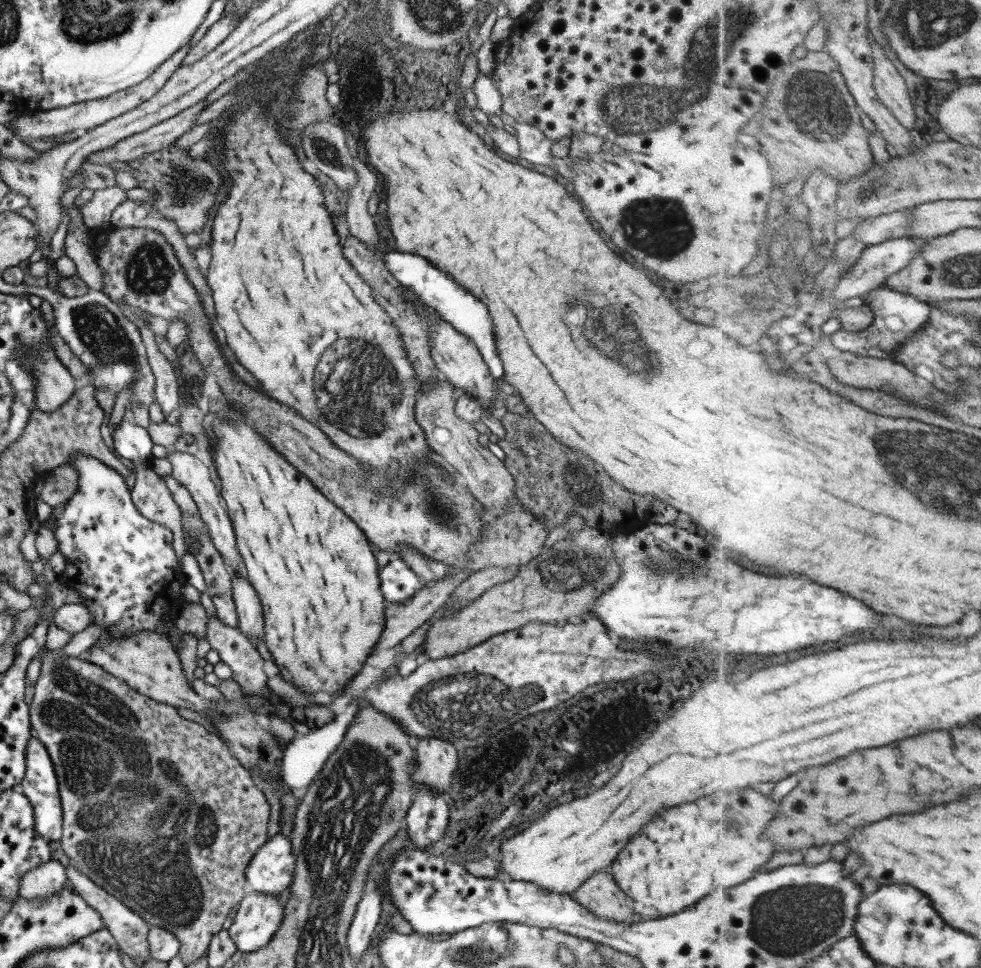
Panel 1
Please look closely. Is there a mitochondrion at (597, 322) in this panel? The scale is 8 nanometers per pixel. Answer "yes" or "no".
yes

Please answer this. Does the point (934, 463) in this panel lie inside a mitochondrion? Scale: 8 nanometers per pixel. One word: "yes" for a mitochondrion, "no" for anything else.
yes

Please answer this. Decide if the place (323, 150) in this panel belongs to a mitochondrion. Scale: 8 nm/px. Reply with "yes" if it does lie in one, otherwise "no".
yes

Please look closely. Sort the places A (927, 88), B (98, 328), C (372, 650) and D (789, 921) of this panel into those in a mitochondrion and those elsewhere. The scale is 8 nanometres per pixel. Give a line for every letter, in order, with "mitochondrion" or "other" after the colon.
A: other
B: mitochondrion
C: other
D: mitochondrion

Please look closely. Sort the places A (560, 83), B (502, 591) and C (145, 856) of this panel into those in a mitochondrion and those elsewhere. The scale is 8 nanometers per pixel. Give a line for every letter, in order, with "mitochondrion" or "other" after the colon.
A: other
B: other
C: mitochondrion

